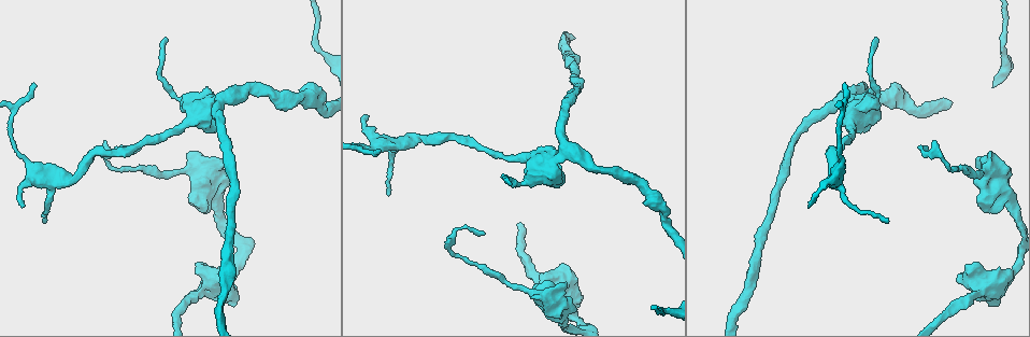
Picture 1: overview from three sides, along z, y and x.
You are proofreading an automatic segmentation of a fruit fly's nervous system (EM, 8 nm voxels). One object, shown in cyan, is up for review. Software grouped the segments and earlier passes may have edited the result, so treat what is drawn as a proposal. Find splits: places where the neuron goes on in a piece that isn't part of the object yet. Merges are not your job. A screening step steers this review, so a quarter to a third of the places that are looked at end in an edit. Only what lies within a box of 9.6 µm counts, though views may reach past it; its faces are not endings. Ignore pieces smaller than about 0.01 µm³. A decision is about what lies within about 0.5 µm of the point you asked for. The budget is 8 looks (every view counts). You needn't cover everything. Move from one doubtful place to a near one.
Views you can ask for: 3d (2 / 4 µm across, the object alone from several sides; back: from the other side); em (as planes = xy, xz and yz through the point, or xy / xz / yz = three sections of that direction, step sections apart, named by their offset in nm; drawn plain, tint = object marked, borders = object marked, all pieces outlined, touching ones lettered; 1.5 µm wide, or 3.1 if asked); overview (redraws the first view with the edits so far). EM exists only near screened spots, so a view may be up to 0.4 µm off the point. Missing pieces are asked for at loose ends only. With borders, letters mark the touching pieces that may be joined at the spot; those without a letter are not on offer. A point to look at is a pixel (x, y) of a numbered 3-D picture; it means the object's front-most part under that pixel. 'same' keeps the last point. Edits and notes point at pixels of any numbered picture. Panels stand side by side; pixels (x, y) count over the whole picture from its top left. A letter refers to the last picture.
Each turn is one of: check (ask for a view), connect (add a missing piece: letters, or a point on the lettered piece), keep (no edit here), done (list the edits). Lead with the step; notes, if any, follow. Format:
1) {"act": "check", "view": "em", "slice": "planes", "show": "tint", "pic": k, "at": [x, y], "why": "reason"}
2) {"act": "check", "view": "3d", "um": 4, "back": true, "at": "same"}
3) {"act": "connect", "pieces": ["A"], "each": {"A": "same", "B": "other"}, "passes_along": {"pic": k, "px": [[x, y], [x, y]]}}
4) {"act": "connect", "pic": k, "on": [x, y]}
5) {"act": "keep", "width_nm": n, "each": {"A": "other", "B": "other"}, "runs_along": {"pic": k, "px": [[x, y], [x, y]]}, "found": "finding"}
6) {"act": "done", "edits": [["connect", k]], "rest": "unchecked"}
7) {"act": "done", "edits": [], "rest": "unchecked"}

{"act": "check", "view": "3d", "um": 2, "pic": 1, "at": [886, 220], "why": "thin end"}

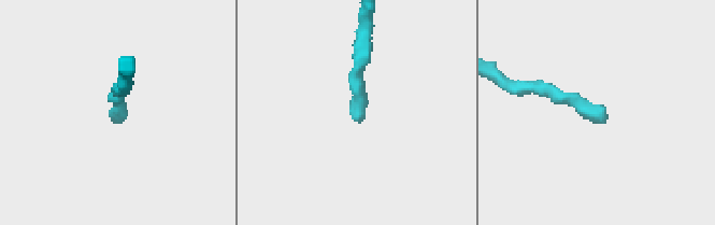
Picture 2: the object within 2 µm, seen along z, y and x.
{"act": "check", "view": "em", "slice": "yz", "step": 4, "show": "tint", "pic": 2, "at": [121, 121]}

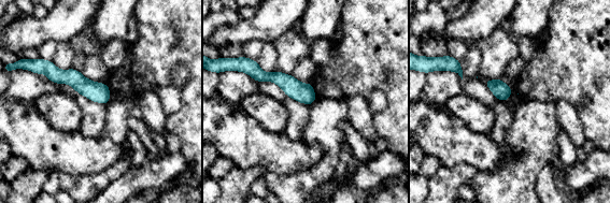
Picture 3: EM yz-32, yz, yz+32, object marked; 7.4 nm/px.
{"act": "check", "view": "em", "slice": "planes", "show": "borders", "at": "same"}

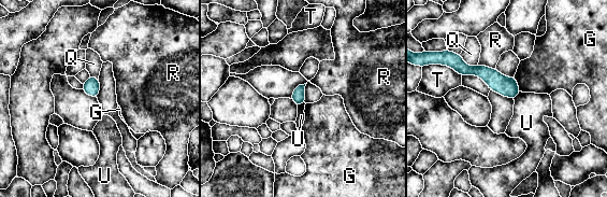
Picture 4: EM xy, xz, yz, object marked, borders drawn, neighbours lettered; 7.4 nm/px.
{"act": "keep", "each": {"G": "other", "Q": "other", "R": "other", "T": "other", "U": "other"}, "runs_along": {"pic": 4, "px": [[454, 61], [516, 92]]}, "found": "no lettered piece goes on from it"}

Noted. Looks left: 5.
{"act": "check", "view": "3d", "um": 2, "pic": 1, "at": [22, 206], "why": "free end"}

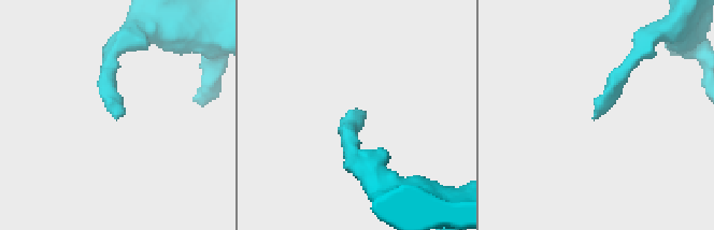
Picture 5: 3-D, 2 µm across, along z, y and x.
{"act": "check", "view": "em", "slice": "planes", "show": "plain", "pic": 5, "at": [595, 114], "why": "now the EM"}

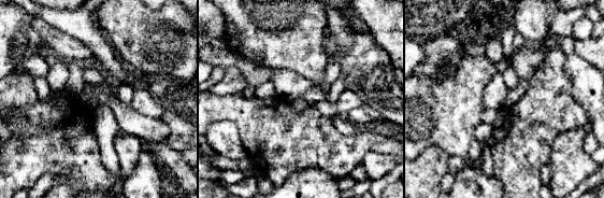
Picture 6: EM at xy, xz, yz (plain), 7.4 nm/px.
{"act": "check", "view": "em", "slice": "planes", "show": "borders", "at": "same"}

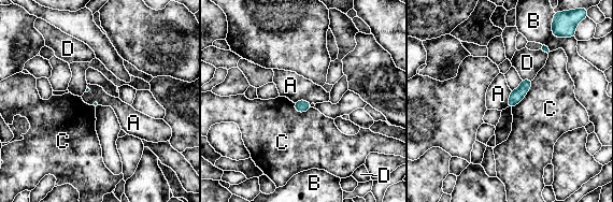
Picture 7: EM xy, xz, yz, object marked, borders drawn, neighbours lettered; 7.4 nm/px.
{"act": "keep", "each": {"A": "other", "B": "other", "C": "other", "D": "other"}, "border": {"pic": 7, "px": [[294, 102], [307, 100], [311, 103]]}, "found": "none of them fits"}

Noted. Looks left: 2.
{"act": "check", "view": "em", "slice": "planes", "show": "borders", "pic": 1, "at": [578, 307], "why": "branch stops here"}

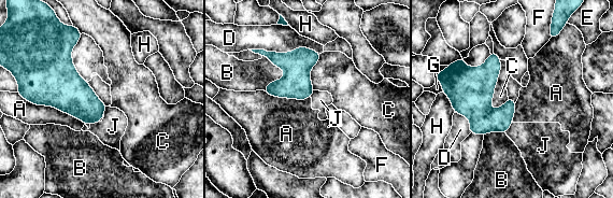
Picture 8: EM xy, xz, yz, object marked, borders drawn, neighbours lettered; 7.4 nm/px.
{"act": "keep", "each": {"A": "other", "B": "other", "C": "other", "D": "other", "E": "other", "F": "other", "G": "other", "H": "other", "J": "other"}, "border": {"pic": 8, "px": [[27, 100], [55, 107], [89, 126]]}, "found": "none of them fits"}

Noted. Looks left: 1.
{"act": "done", "edits": [], "rest": "unchecked"}

